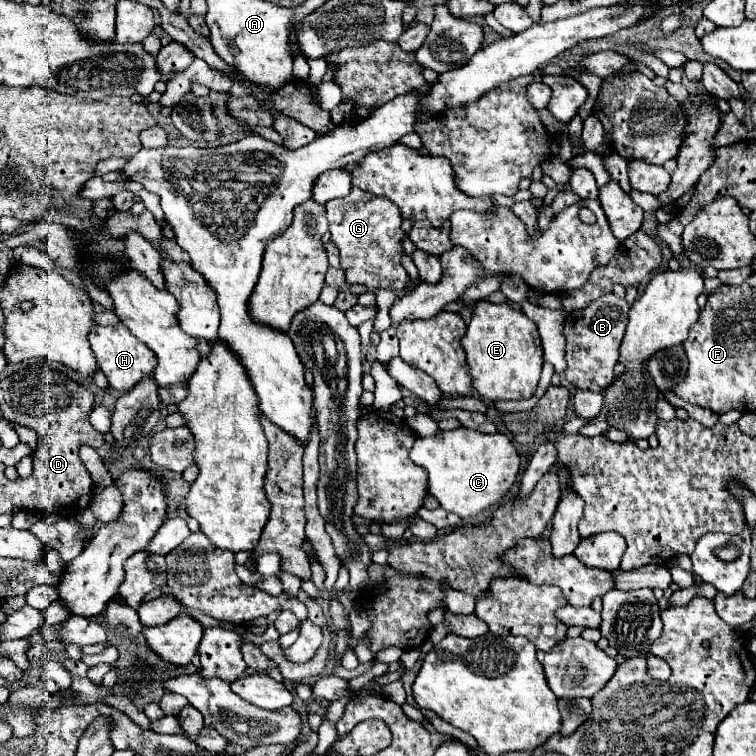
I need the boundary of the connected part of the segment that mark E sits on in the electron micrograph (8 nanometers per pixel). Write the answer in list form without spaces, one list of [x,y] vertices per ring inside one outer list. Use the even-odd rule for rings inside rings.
[[[479,300],[473,306],[471,322],[467,324],[461,346],[467,352],[467,364],[475,380],[473,386],[481,398],[525,400],[533,396],[543,366],[543,348],[535,322],[529,320],[521,310],[515,310],[509,304]]]

